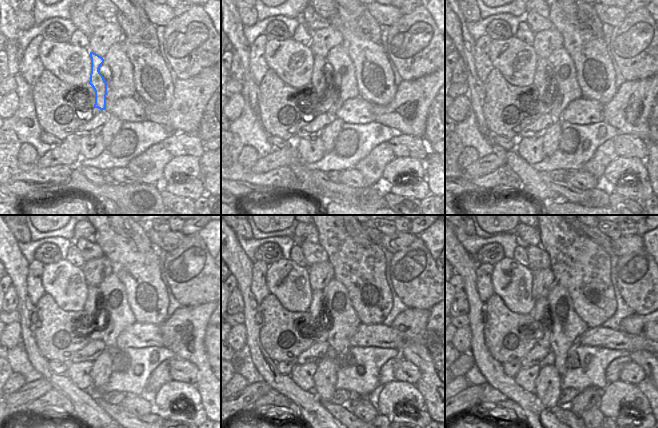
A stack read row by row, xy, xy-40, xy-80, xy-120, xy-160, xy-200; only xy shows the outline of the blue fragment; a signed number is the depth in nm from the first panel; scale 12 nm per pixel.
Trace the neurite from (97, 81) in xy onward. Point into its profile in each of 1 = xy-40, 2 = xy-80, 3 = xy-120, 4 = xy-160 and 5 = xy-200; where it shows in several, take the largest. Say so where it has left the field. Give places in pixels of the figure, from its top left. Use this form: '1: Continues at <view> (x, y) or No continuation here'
1: Continues at xy-40 (318, 80)
2: Continues at xy-80 (545, 88)
3: Continues at xy-120 (93, 307)
4: Continues at xy-160 (317, 316)
5: Continues at xy-200 (540, 314).

